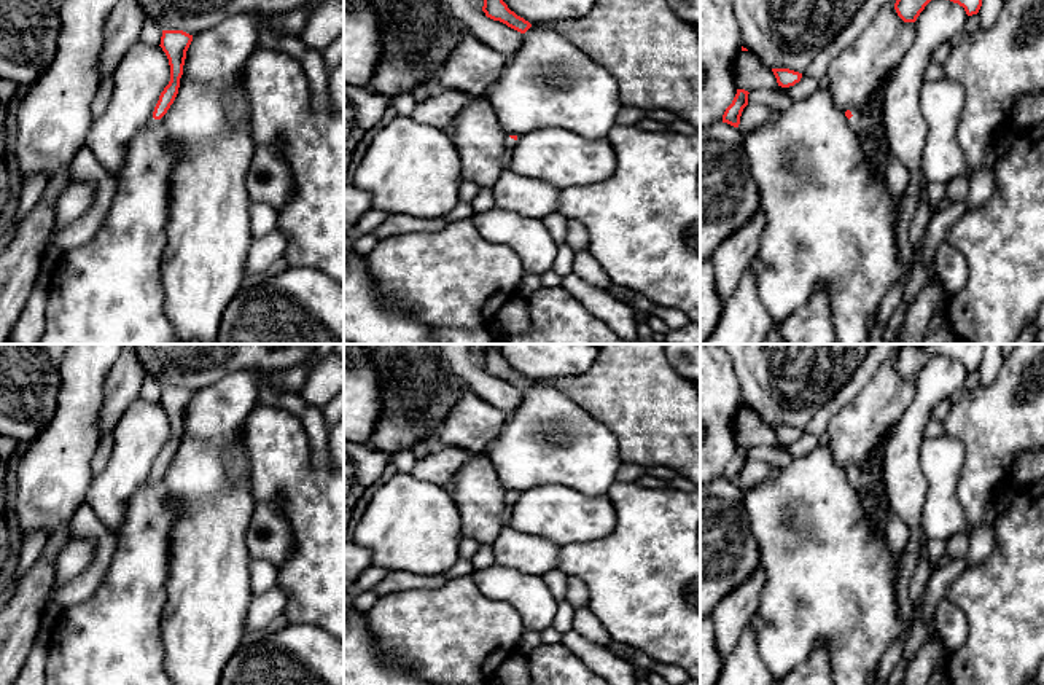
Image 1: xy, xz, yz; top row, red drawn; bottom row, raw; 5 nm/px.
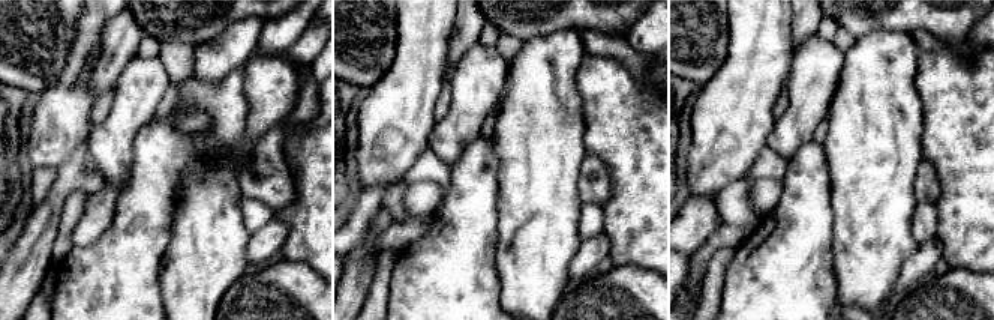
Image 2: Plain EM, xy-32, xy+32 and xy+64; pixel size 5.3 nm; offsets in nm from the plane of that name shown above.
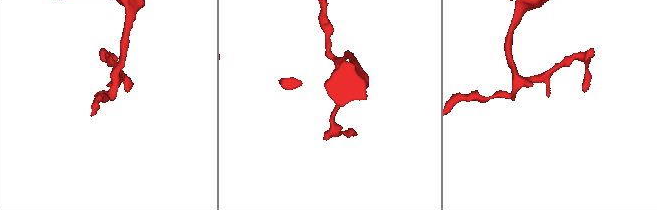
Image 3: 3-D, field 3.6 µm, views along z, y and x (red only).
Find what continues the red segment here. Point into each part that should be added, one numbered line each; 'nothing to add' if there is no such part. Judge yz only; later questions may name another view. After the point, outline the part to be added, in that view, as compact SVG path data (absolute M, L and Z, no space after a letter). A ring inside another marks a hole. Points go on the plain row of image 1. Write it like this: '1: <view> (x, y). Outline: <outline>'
1: yz (864, 483). Outline: M856 470L850 475L850 481L861 494L882 494L883 492L885 483L875 475L869 475L869 473Z

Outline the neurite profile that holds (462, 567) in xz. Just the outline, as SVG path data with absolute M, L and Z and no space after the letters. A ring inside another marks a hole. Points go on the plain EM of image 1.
M458 558L457 562L442 575L446 575L450 580L463 575L473 575L474 572L476 570L471 559Z

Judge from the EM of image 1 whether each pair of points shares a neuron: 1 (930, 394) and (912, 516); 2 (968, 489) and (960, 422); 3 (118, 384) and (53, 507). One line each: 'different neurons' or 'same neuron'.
1: same neuron
2: same neuron
3: different neurons

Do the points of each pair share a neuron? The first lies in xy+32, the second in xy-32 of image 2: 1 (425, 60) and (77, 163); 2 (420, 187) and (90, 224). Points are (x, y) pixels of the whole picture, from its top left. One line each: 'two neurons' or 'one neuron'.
1: two neurons
2: two neurons

